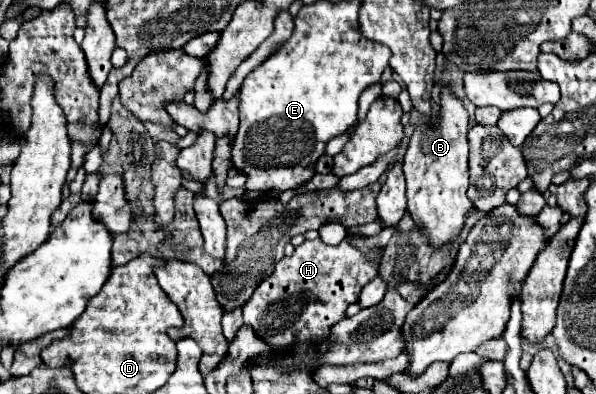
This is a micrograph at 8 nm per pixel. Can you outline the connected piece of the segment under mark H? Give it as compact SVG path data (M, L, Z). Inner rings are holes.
M346 234L338 246L328 246L320 238L312 242L306 240L290 258L284 256L244 304L244 324L260 332L274 350L288 350L292 342L314 342L316 338L328 336L330 326L344 318L344 310L358 302L362 288L378 274L380 262L370 260L358 250L352 244L354 238L360 236Z

